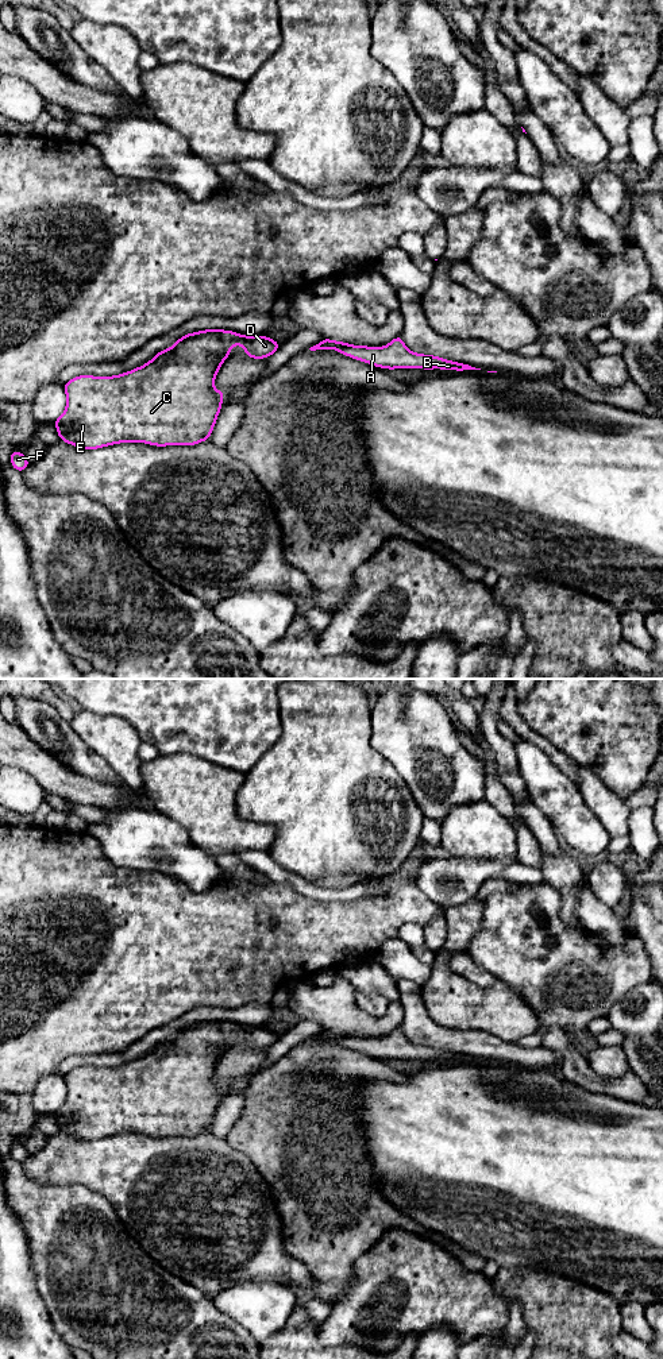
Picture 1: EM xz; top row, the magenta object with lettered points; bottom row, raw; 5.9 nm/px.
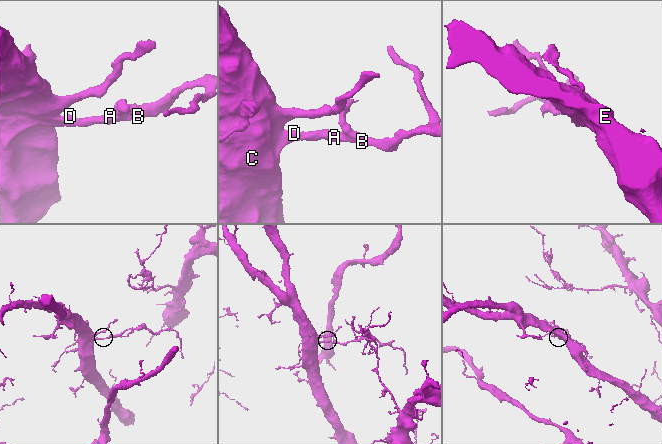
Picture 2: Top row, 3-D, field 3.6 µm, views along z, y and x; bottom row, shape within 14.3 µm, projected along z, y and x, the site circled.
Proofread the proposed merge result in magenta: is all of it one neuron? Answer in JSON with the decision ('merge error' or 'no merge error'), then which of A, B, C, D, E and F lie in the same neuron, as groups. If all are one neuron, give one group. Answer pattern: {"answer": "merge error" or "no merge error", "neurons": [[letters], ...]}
{"answer": "no merge error", "neurons": [["A", "B", "C", "D", "E", "F"]]}

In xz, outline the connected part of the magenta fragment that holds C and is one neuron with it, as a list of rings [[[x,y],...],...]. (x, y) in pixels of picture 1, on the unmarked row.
[[[205,1020],[205,1022],[192,1023],[180,1028],[170,1039],[159,1042],[150,1053],[131,1062],[127,1062],[124,1065],[112,1066],[112,1067],[77,1066],[76,1069],[70,1070],[63,1076],[63,1081],[66,1084],[66,1100],[54,1112],[59,1131],[81,1140],[99,1140],[101,1138],[109,1138],[112,1135],[120,1135],[126,1132],[146,1134],[155,1138],[166,1138],[166,1136],[196,1136],[201,1132],[209,1131],[213,1117],[216,1115],[217,1107],[221,1100],[224,1085],[226,1085],[221,1081],[216,1081],[213,1078],[213,1073],[221,1055],[230,1047],[230,1043],[235,1035],[242,1036],[244,1039],[246,1046],[251,1050],[270,1049],[280,1039],[278,1032],[270,1028],[266,1028],[265,1026],[247,1027],[247,1026],[239,1026],[238,1023],[224,1022],[224,1020]]]

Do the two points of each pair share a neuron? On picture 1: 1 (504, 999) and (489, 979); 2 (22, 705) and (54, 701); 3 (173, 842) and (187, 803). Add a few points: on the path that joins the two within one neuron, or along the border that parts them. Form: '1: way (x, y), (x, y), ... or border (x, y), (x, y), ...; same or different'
1: border (462, 976), (485, 987), (492, 987), (498, 981); different
2: border (16, 698), (46, 701), (69, 722); different
3: border (157, 810), (177, 822), (200, 848); different

